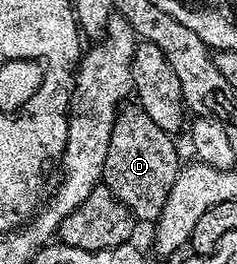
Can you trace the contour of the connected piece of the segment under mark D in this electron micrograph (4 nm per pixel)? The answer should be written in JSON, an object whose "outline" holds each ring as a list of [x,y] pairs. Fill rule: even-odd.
{"outline":[[[125,104],[120,114],[114,119],[102,181],[108,186],[109,191],[132,212],[137,222],[155,223],[162,215],[162,207],[166,207],[166,199],[170,199],[170,187],[174,187],[174,179],[180,174],[182,168],[180,153],[172,141],[175,141],[173,134],[162,131],[162,127],[153,123],[150,115],[146,115],[146,111],[142,111],[139,104]]]}

